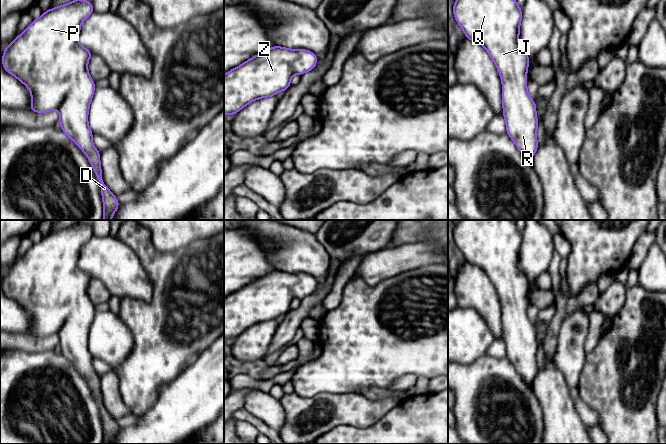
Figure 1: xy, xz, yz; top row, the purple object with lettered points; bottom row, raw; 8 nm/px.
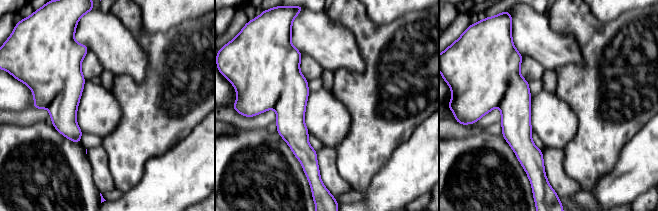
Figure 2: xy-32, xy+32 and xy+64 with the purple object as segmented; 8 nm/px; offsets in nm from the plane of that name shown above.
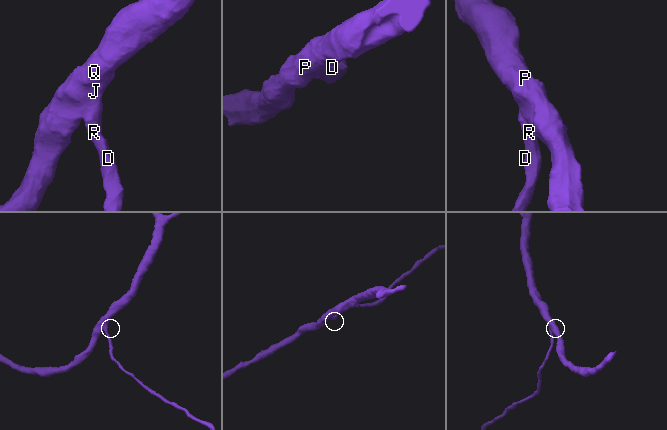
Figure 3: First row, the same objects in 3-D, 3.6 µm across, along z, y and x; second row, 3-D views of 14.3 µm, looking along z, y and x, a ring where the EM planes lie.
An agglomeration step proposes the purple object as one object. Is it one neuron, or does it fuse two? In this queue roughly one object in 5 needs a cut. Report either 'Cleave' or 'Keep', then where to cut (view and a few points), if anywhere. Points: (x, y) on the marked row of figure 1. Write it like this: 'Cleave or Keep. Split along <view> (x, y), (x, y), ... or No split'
Keep. No split

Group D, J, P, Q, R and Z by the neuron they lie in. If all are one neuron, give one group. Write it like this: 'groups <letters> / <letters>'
groups D J P Q R Z

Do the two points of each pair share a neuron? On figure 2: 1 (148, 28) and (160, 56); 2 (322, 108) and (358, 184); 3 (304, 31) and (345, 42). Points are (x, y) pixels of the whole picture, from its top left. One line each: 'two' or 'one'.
1: two
2: two
3: one

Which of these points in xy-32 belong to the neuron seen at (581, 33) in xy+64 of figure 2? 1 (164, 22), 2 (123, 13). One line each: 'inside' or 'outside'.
1: outside
2: inside

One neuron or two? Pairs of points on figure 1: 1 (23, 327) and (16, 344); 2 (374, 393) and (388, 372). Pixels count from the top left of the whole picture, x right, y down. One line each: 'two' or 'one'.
1: two
2: two

